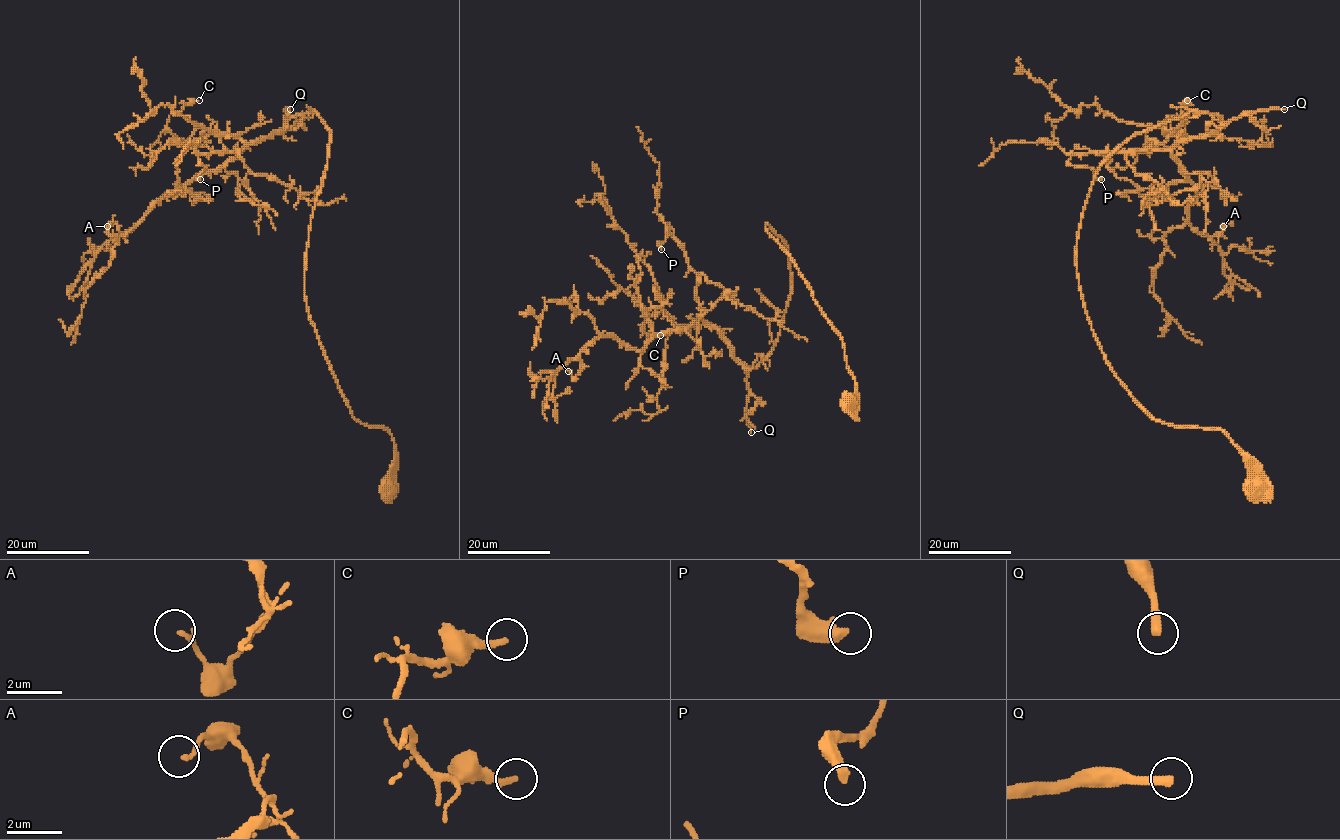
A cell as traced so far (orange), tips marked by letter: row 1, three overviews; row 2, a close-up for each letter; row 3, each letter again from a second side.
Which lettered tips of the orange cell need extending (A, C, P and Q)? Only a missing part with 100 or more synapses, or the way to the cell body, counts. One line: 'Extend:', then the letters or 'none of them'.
Extend: Q

